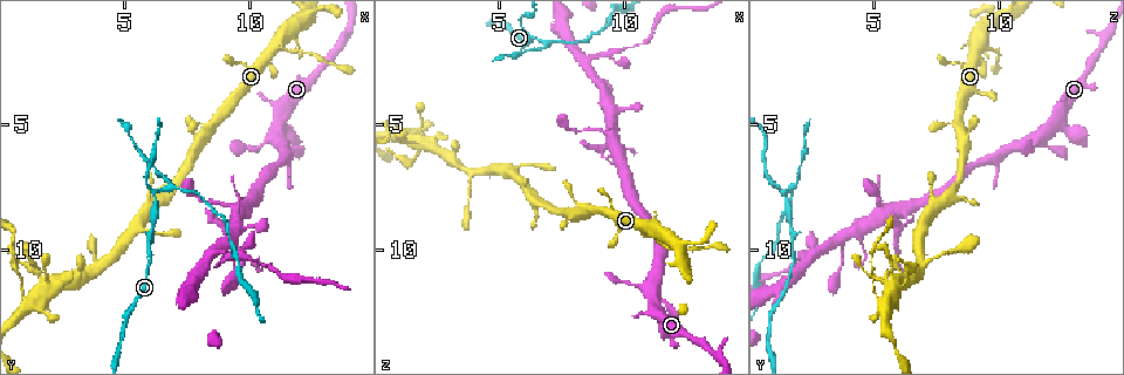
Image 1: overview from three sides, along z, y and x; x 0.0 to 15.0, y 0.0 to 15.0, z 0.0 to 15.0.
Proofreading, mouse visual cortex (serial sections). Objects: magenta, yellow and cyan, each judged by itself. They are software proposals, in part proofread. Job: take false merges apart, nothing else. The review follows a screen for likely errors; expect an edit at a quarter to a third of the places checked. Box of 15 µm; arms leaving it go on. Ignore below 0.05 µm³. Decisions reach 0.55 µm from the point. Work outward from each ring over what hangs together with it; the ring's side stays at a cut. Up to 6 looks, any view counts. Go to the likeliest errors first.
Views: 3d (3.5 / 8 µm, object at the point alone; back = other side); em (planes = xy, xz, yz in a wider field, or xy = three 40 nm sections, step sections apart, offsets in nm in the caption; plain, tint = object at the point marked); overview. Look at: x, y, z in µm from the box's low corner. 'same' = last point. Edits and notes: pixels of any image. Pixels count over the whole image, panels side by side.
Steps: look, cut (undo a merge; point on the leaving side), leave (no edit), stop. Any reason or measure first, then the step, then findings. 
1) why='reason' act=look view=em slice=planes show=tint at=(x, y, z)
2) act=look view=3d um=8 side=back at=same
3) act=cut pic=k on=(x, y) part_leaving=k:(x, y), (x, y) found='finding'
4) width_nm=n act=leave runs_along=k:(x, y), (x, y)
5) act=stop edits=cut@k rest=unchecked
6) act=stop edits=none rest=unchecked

why='three arms meet' act=look view=3d um=8 side=back at=(6.3, 7.8, 1.4)

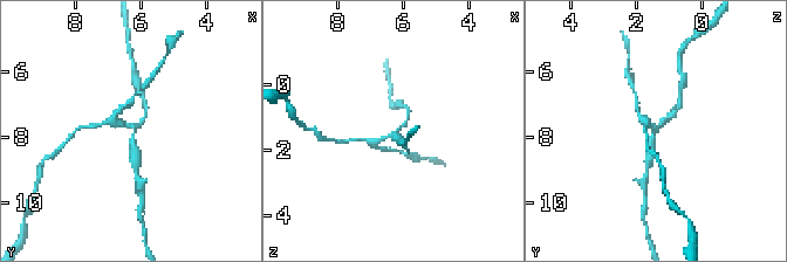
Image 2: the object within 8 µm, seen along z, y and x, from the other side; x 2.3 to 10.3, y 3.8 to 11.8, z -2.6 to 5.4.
arms=3 arm_widths_nm=150,200,250 act=look view=em slice=xy step=2 show=tint at=(6.2, 7.8, 1.5)

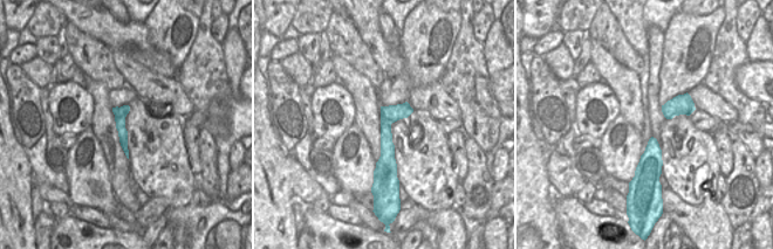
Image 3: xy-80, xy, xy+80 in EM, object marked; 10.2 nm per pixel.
act=cut pic=2 on=(374, 142) part_leaving=2:(389, 135), (377, 142), (346, 142) found='two cells meet here'

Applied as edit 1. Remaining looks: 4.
act=look view=3d um=3.5 at=(11.2, 1.7, 9.3)

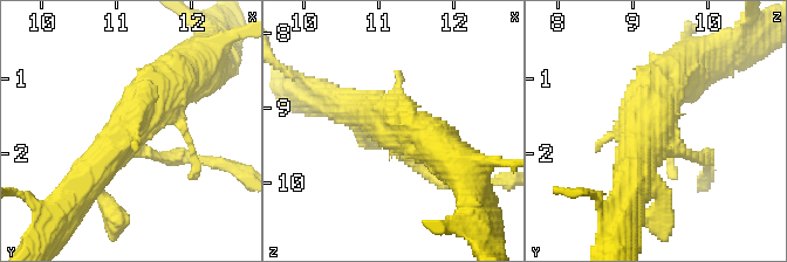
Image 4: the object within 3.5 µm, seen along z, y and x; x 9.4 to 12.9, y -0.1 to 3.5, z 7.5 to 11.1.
why='shape alone is not enough' act=look view=em slice=planes show=tint at=(11.20, 1.75, 9.30)

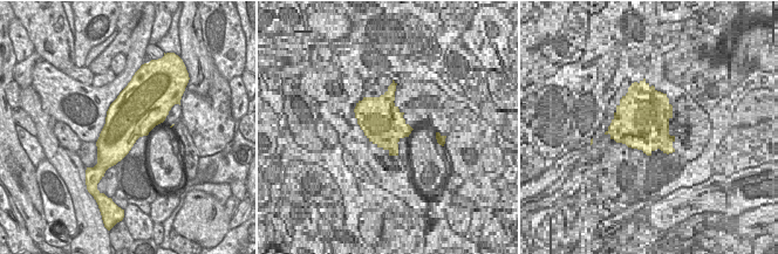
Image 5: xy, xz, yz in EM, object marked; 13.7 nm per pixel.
width_nm=650 act=leave runs_along=4:(77, 192), (175, 74) found='all the same cell'

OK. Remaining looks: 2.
act=look view=3d um=3.5 at=(9.5, 8.6, 6.2)

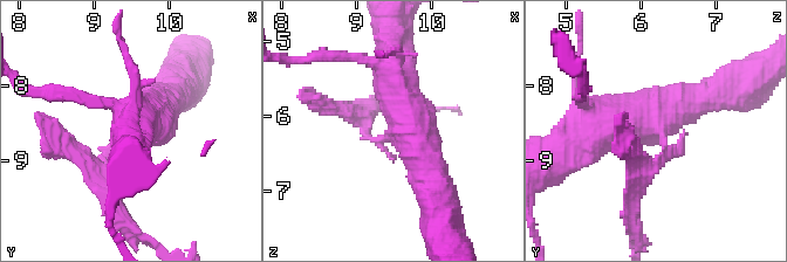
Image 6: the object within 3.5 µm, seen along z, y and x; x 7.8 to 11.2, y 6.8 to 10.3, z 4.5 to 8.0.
act=look view=em slice=xy step=1 show=tint at=(9.55, 8.55, 6.30)

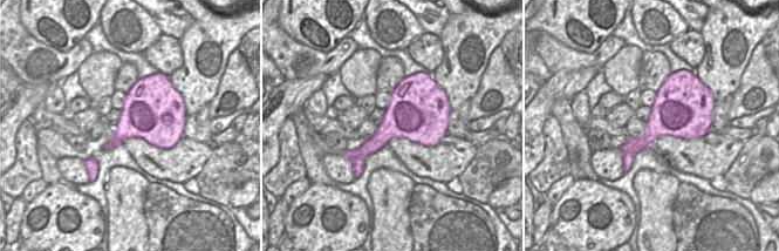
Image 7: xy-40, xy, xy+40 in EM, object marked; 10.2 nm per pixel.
act=cut pic=6 on=(647, 178) found='a second cell is stuck on'

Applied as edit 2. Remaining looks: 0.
act=stop edits=cut@2,cut@6 rest=unchecked

